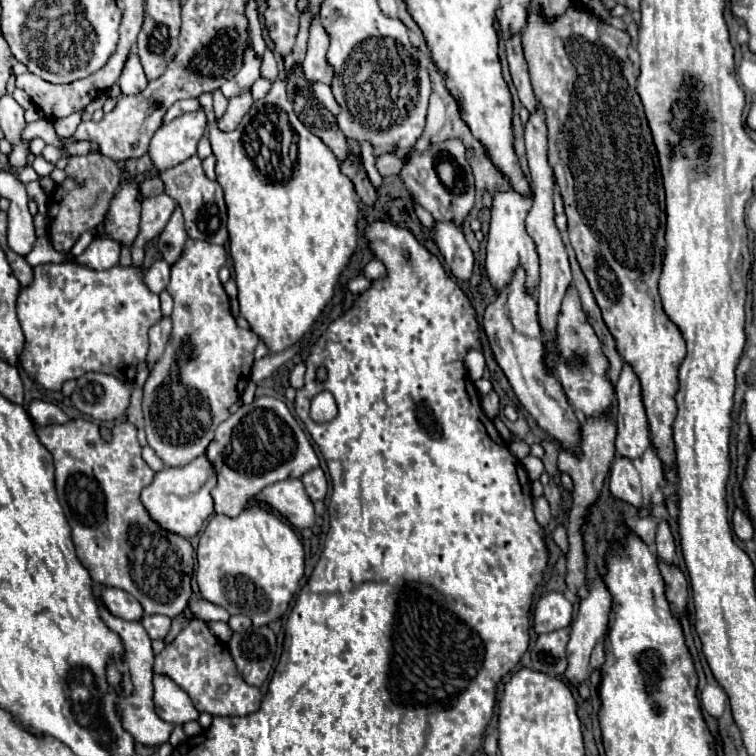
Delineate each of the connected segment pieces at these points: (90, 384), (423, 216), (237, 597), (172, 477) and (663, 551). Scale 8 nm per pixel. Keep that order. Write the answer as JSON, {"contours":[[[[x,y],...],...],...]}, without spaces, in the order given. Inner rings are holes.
{"contours":[[[[88,372],[78,378],[78,386],[70,398],[80,412],[110,422],[126,414],[132,390],[134,382],[124,382],[102,372]]],[[[412,198],[412,202],[414,202],[414,212],[416,216],[418,216],[419,221],[426,228],[432,228],[434,226],[435,220],[432,215],[424,210],[415,200]]],[[[244,508],[238,518],[212,516],[198,544],[198,588],[204,600],[218,604],[228,610],[228,614],[246,614],[252,618],[254,626],[264,626],[278,620],[294,598],[300,580],[304,576],[304,548],[292,526],[272,512],[262,508]]],[[[200,454],[186,466],[176,466],[176,468],[164,468],[156,474],[150,486],[142,490],[140,500],[144,502],[146,510],[164,526],[164,530],[172,530],[184,538],[190,538],[200,532],[202,524],[214,514],[214,498],[212,498],[212,488],[216,486],[216,470],[212,462],[208,460],[206,454]]],[[[666,520],[658,522],[658,532],[656,532],[656,550],[658,558],[664,562],[674,562],[674,552],[676,552],[676,542],[670,530],[670,524]]]]}

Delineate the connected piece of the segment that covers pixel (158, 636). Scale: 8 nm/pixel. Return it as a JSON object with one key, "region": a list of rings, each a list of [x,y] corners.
{"region":[[[144,616],[140,620],[140,624],[146,628],[146,632],[150,634],[152,640],[164,640],[164,636],[170,630],[172,620],[168,616]]]}

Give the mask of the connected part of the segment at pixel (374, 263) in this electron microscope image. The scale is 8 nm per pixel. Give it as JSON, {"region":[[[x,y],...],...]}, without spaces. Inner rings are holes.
{"region":[[[372,258],[372,260],[370,260],[364,268],[362,268],[362,274],[364,274],[368,280],[374,280],[374,278],[384,278],[386,268],[384,268],[384,264],[382,264],[380,260]]]}

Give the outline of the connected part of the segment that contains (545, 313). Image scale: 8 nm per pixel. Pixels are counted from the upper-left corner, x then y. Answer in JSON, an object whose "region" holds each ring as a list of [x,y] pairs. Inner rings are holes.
{"region":[[[538,108],[528,124],[526,124],[526,150],[528,150],[528,166],[532,174],[532,192],[534,192],[534,204],[528,212],[526,226],[528,234],[532,234],[536,242],[536,250],[540,256],[540,282],[536,286],[536,300],[538,300],[538,320],[542,324],[542,330],[546,334],[552,334],[556,328],[556,314],[560,312],[560,302],[564,298],[566,288],[572,284],[572,272],[568,264],[566,254],[566,242],[560,234],[560,230],[554,224],[554,208],[552,208],[552,192],[554,192],[554,172],[548,164],[548,140],[546,140],[546,124],[544,124],[544,112]]]}

